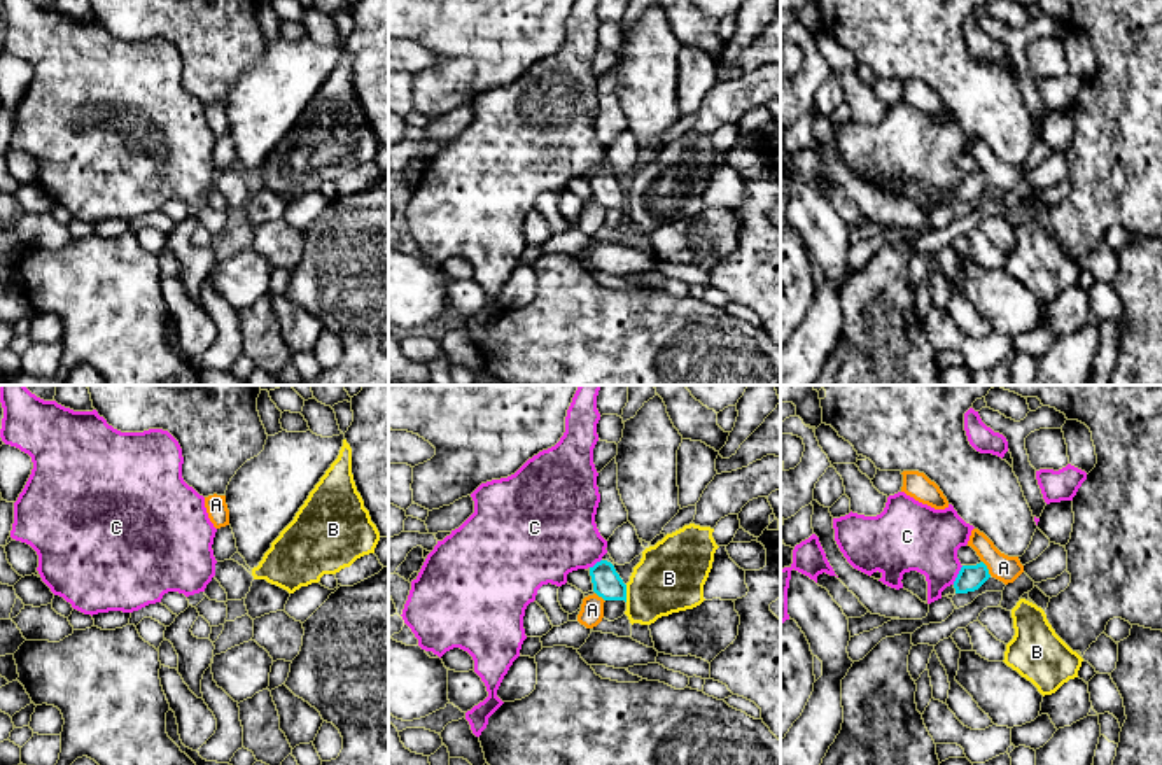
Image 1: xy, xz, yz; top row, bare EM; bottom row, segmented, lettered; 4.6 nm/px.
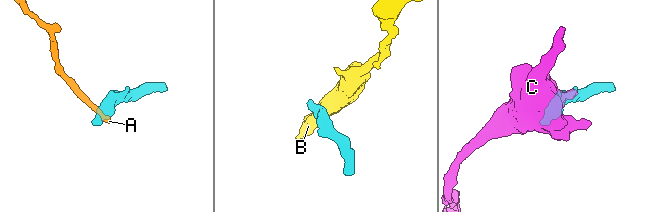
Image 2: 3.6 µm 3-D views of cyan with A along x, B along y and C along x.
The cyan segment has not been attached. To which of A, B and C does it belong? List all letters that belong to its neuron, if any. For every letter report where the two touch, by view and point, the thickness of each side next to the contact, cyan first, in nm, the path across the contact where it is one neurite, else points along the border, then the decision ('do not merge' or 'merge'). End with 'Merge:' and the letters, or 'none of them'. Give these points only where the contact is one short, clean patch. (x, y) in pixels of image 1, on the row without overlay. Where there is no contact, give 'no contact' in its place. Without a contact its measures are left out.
A: yz (986, 175) | 120/120 nm | along yz (982, 168), (991, 182) | do not merge
B: xz (625, 202) | 130/320 nm | along xz (625, 193), (627, 209) | do not merge
C: yz (958, 182) | 120/300 nm | do not merge
Merge: none of them

